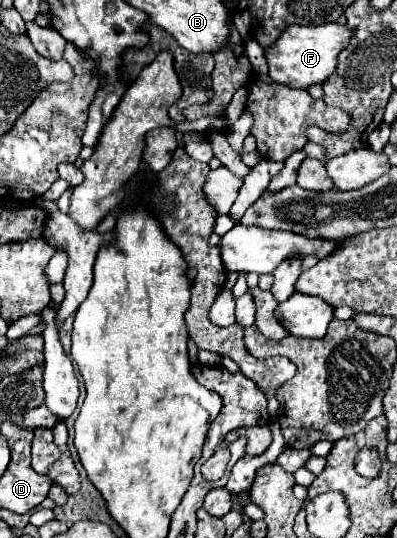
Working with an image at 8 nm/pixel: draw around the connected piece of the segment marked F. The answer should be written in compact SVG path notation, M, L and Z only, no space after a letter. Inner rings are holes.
M323 24L323 26L289 26L271 50L265 52L269 62L269 76L293 88L309 88L313 84L323 84L337 66L337 56L347 48L353 30L347 24Z

